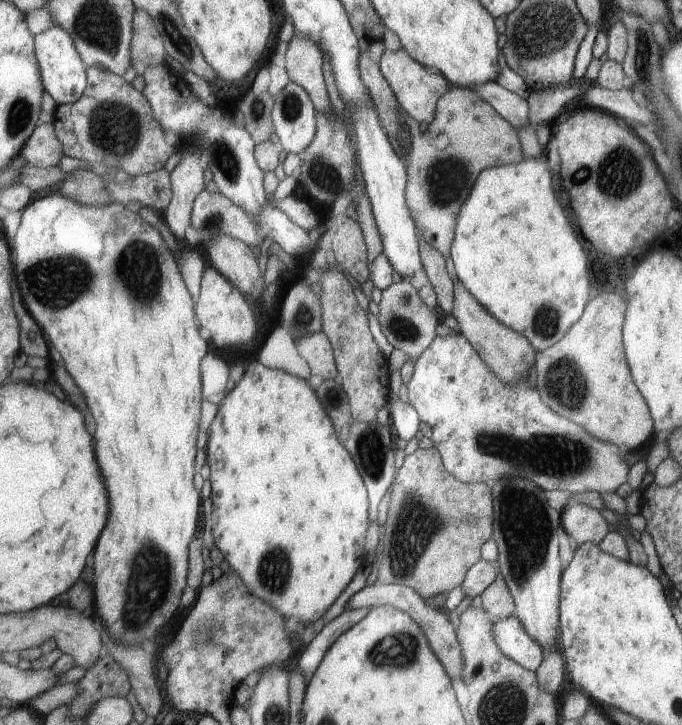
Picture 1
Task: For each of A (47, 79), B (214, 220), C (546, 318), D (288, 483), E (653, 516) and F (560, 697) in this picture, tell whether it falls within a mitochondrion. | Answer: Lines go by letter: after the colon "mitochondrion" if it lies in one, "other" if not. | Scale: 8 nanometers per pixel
A: other
B: mitochondrion
C: mitochondrion
D: other
E: other
F: other

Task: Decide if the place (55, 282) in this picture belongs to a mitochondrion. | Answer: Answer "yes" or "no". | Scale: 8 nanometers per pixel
yes

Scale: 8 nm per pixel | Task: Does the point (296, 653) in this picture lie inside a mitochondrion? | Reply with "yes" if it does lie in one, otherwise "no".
no

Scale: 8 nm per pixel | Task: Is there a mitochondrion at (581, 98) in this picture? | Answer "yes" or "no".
no

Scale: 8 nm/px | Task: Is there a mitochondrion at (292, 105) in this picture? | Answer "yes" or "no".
yes

